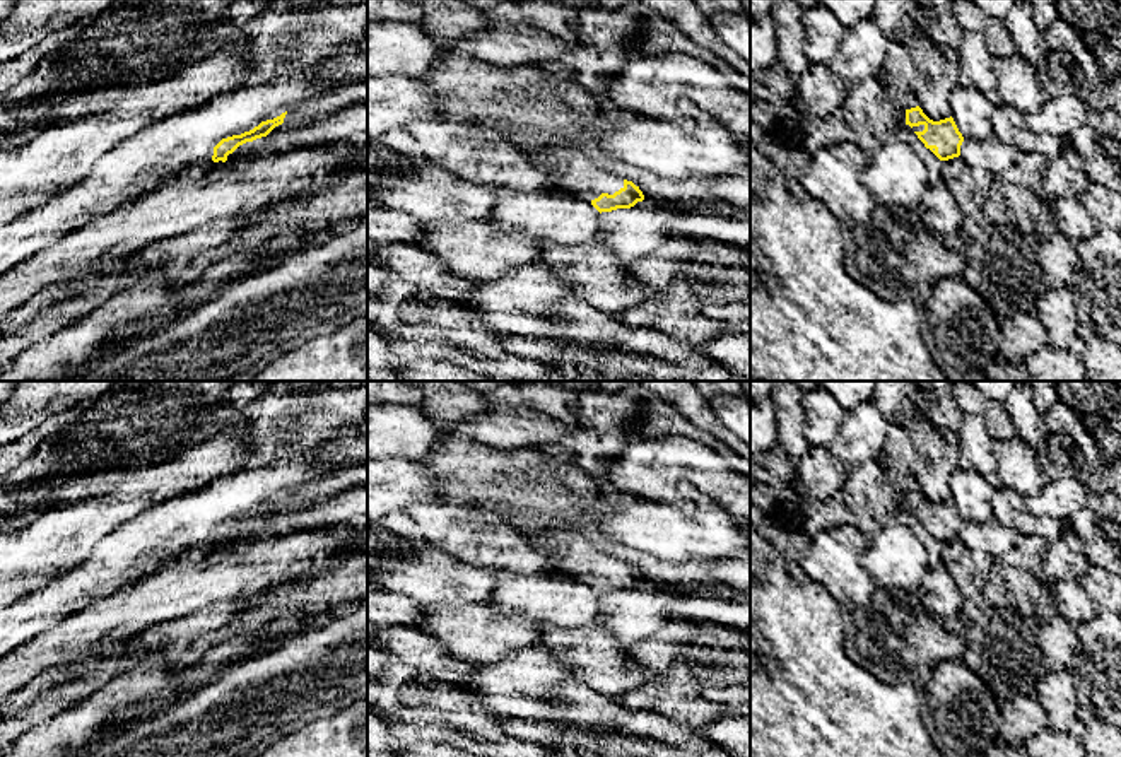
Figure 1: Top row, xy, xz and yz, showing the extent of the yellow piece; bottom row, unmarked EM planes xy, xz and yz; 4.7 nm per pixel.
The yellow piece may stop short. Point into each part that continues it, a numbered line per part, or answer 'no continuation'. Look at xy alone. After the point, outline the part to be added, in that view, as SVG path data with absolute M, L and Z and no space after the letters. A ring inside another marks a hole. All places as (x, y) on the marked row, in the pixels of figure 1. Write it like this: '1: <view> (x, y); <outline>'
1: xy (342, 96); M367 80L340 84L309 103L287 111L284 123L297 125L311 121L321 114L342 111L354 104L367 103Z

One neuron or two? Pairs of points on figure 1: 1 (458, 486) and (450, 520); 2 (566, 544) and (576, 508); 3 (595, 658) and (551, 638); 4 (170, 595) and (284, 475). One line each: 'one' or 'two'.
1: two
2: two
3: one
4: two

